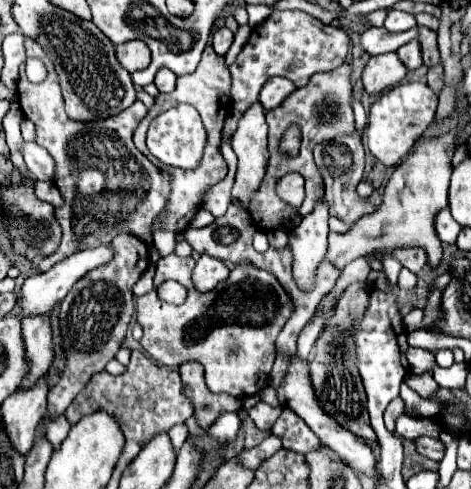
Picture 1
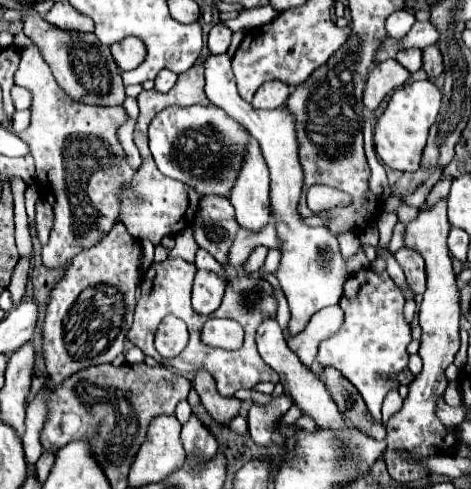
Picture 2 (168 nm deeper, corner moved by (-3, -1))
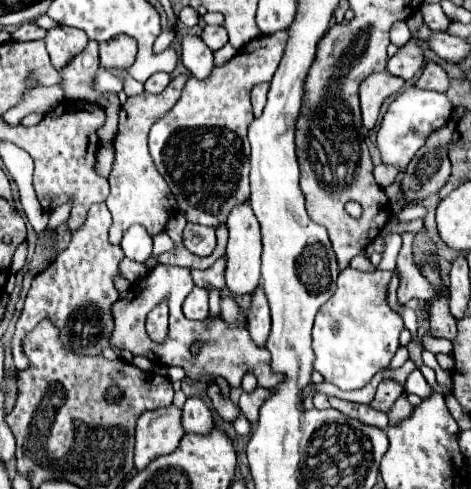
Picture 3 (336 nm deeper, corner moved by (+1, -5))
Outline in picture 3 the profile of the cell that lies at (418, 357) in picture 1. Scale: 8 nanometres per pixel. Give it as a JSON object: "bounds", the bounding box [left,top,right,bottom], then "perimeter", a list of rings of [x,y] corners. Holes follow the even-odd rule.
{"bounds":[404,368,430,398],"perimeter":[[[416,368],[416,370],[408,376],[408,382],[406,382],[404,390],[406,390],[406,392],[412,392],[412,394],[418,394],[420,398],[426,398],[426,396],[430,394],[430,386],[428,386],[426,378],[422,376],[420,368]]]}

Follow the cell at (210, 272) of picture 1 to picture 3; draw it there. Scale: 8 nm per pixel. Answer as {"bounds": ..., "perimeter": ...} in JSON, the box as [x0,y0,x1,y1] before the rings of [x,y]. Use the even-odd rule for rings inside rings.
{"bounds":[184,286,208,320],"perimeter":[[[194,286],[190,296],[184,302],[184,316],[190,320],[206,320],[208,318],[208,292],[204,288]]]}

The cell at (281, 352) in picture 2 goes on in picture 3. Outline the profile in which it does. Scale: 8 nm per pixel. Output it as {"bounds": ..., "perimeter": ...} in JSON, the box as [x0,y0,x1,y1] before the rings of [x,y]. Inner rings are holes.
{"bounds":[248,288,270,348],"perimeter":[[[262,288],[254,290],[254,298],[248,308],[248,332],[254,344],[260,344],[264,348],[266,336],[270,334],[270,308]]]}

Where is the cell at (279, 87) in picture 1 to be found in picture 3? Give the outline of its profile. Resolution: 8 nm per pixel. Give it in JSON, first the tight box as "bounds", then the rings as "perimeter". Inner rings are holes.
{"bounds":[252,84,270,118],"perimeter":[[[258,84],[252,88],[252,108],[254,108],[254,118],[258,118],[262,114],[262,108],[266,104],[266,94],[268,94],[270,84]]]}

